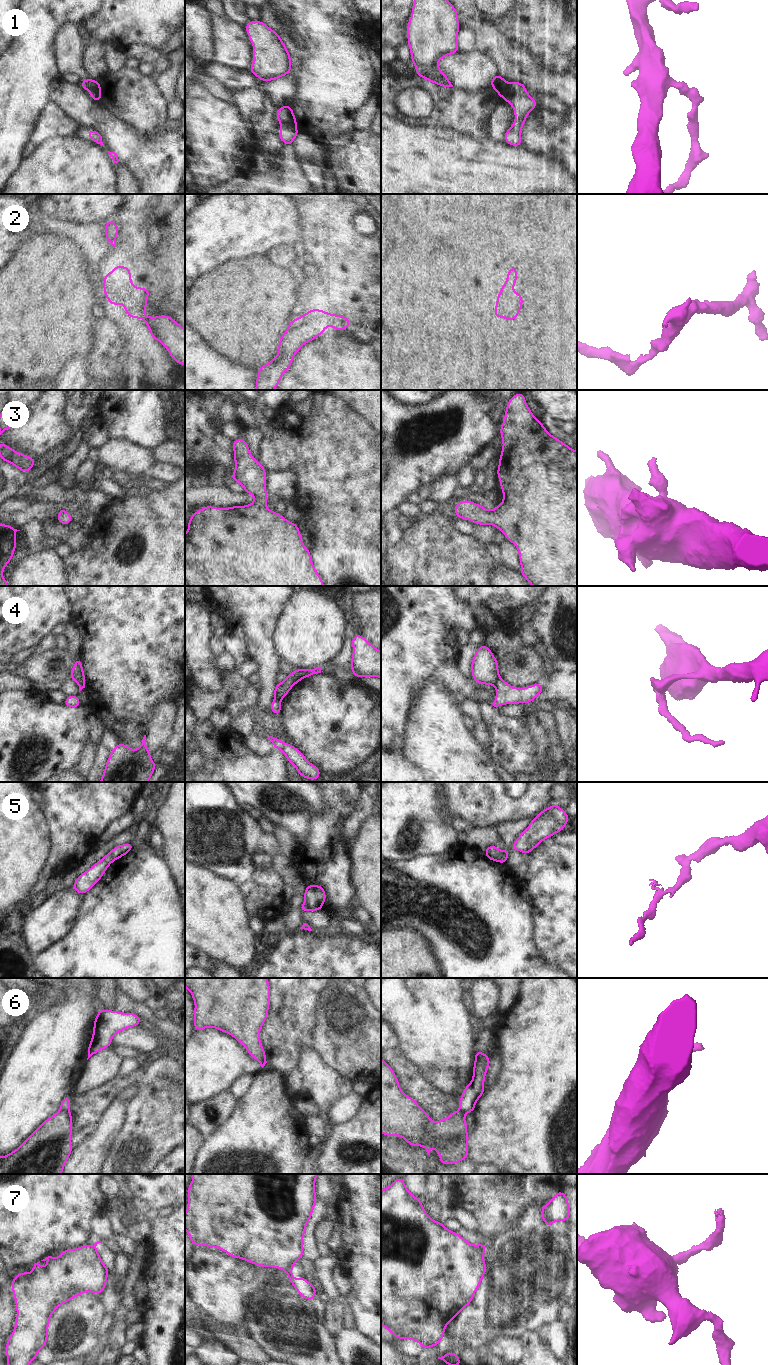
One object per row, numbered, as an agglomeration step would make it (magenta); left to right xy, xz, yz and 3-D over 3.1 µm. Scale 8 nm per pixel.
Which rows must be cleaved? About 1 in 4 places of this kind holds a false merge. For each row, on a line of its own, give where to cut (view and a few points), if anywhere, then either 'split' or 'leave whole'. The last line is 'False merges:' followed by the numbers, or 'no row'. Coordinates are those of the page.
1: cut xz (295, 122), (281, 125); split
2: cut none; leave whole
3: cut none; leave whole
4: cut yz (499, 677), (494, 684); split
5: cut yz (507, 850), (496, 860); split
6: cut xy (60, 1109), (68, 1112); split
7: cut yz (474, 1245), (483, 1253); split
False merges: 1, 4, 5, 6, 7

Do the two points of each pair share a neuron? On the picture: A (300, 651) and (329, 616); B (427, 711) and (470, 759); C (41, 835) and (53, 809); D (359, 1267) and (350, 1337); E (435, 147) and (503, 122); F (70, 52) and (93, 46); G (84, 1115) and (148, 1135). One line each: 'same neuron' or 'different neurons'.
A: same neuron
B: same neuron
C: different neurons
D: different neurons
E: different neurons
F: different neurons
G: different neurons

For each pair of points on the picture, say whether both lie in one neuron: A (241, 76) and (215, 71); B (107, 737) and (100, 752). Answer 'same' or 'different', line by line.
A: same
B: different

